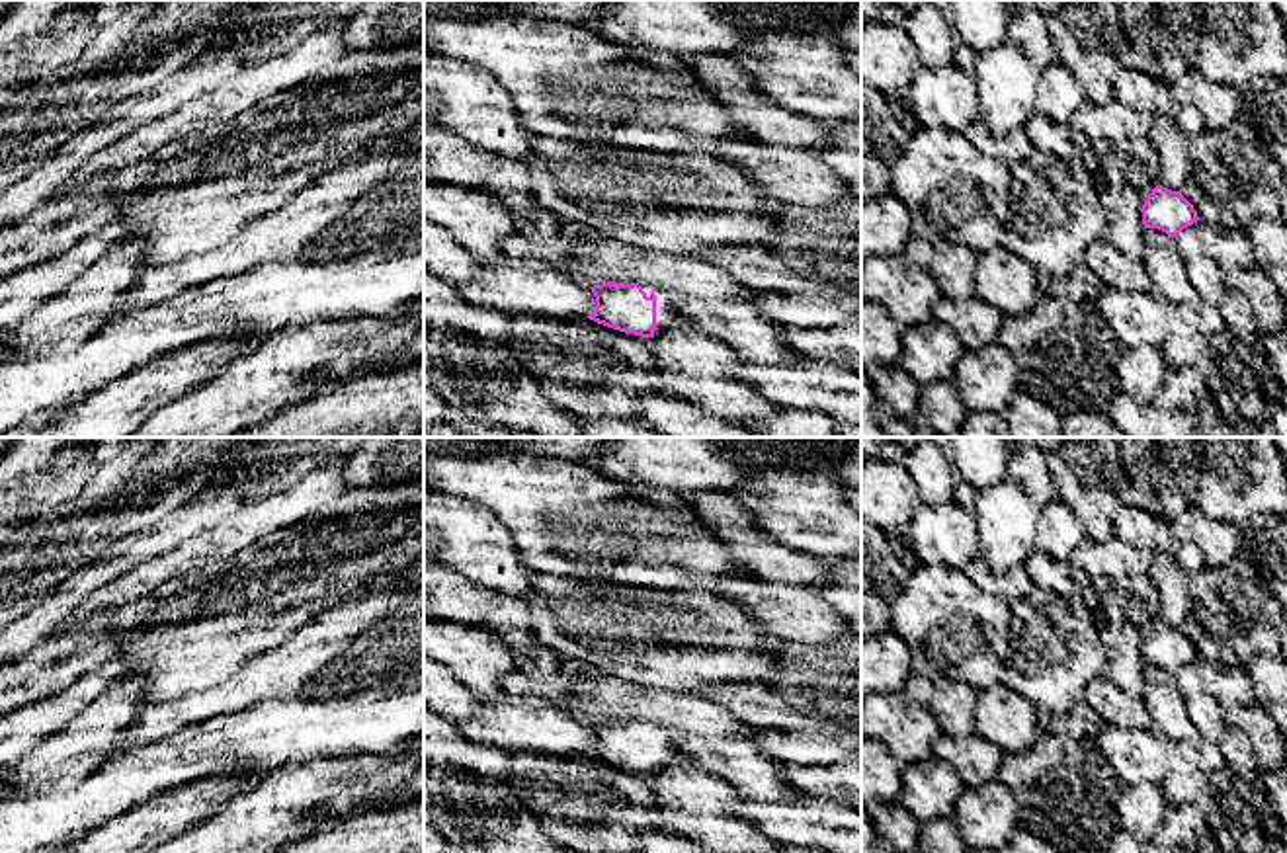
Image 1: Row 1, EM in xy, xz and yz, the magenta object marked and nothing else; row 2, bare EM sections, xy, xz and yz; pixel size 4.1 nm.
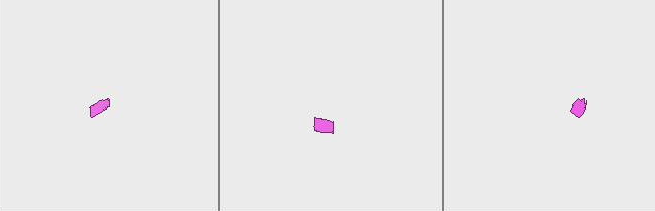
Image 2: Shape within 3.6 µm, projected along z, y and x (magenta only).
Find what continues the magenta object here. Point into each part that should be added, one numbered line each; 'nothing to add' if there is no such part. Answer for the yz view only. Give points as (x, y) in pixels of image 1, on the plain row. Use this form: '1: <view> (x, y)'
nothing to add

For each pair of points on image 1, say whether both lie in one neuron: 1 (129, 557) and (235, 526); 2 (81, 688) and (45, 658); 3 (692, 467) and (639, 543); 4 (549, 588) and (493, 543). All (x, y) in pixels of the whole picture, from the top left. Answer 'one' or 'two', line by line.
1: two
2: two
3: two
4: two

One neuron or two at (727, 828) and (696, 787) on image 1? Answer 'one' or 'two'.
one

